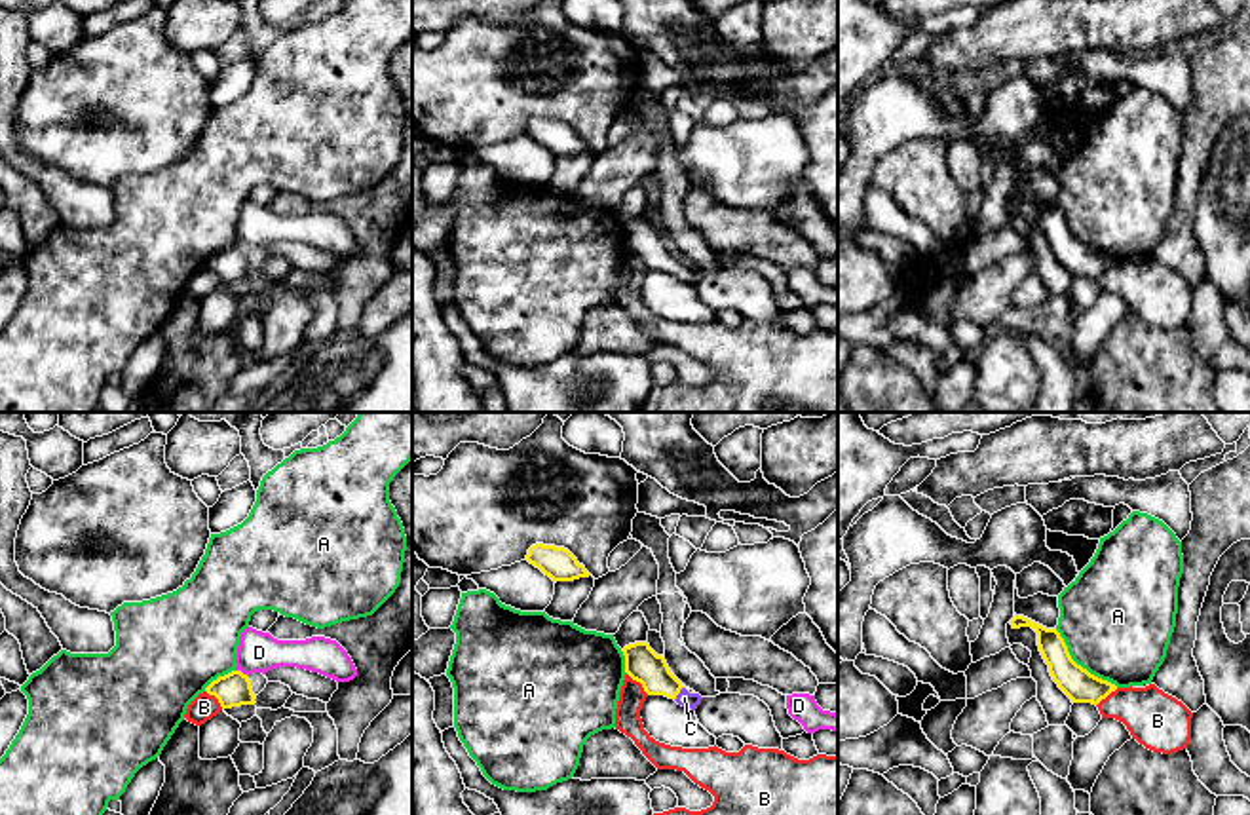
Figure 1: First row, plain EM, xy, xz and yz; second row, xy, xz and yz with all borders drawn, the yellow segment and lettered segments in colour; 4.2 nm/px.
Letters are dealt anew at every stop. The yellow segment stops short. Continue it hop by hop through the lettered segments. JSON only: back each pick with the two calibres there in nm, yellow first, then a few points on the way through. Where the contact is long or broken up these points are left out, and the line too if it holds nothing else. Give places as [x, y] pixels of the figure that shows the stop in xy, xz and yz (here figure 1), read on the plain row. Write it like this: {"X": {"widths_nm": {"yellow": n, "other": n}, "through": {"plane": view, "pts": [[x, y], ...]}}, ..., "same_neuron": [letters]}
{"C": {"widths_nm": {"yellow": 150, "other": 70}, "through": {"plane": "xz", "pts": [[643, 238], [679, 266], [684, 272]]}}, "same_neuron": ["C"]}

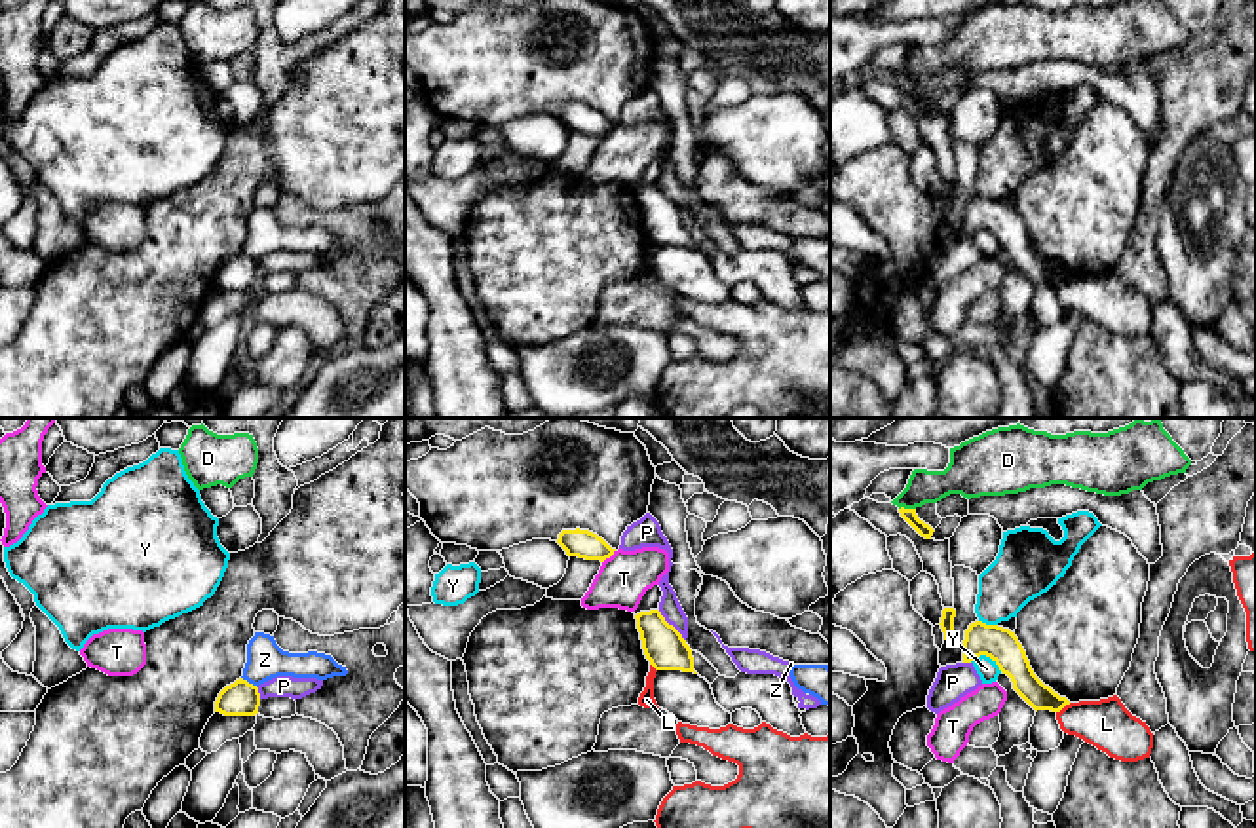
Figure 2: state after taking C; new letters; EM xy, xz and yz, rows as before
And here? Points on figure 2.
{"same_neuron": []}

